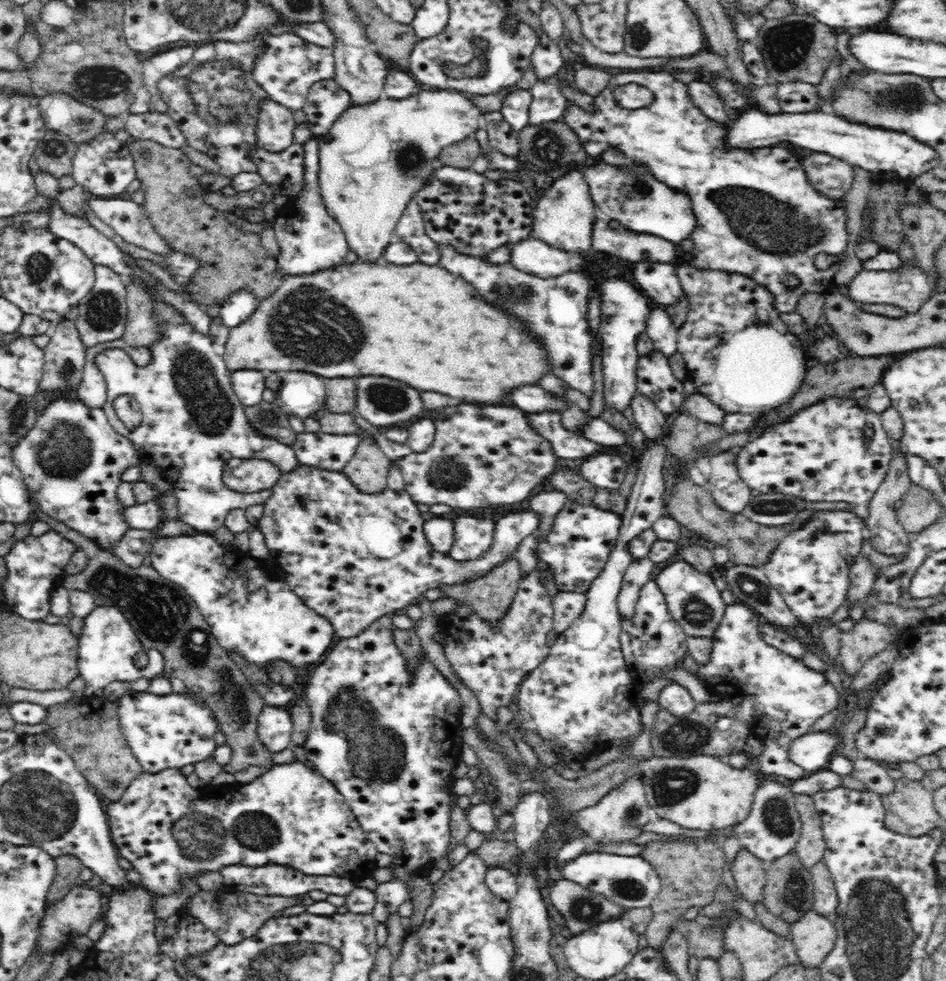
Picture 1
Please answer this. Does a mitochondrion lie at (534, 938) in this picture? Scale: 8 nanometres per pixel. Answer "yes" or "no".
yes

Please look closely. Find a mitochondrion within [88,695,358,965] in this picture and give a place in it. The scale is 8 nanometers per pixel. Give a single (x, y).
(198, 837)

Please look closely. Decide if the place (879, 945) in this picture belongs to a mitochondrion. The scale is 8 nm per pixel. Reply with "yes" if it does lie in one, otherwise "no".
yes

